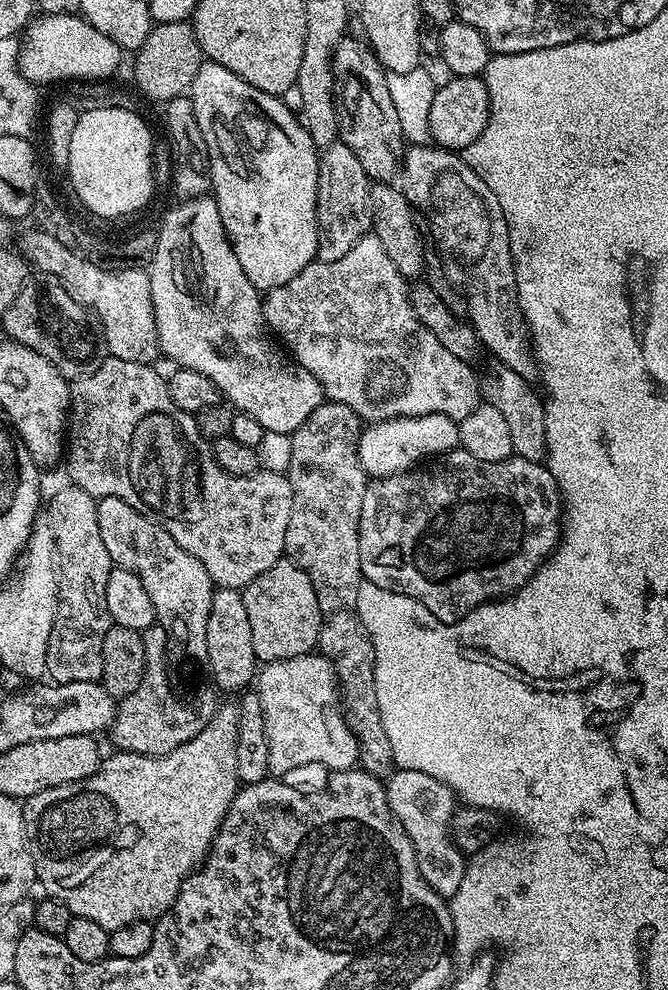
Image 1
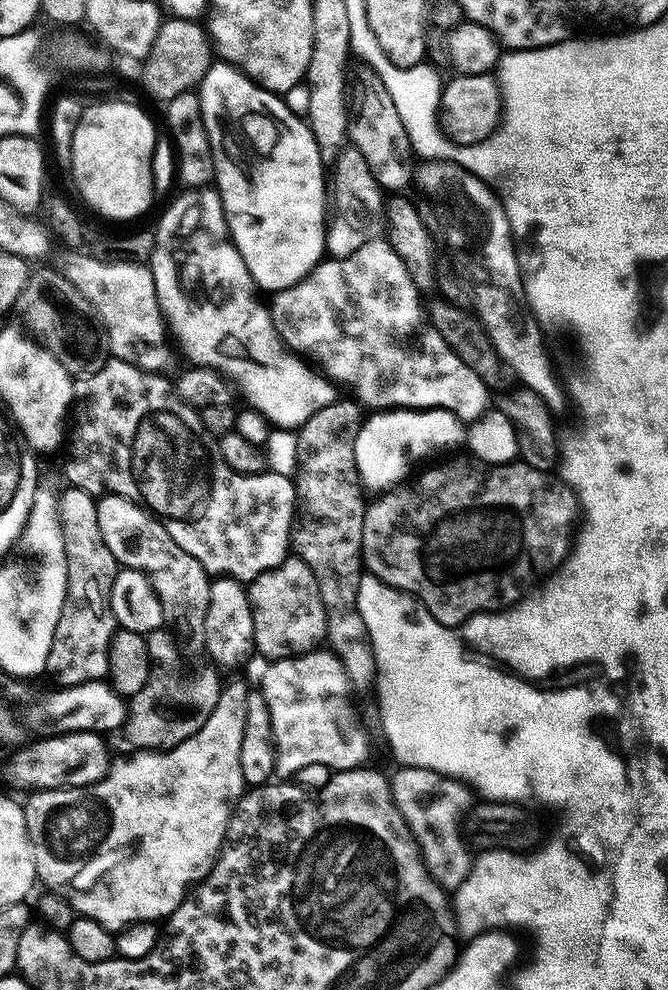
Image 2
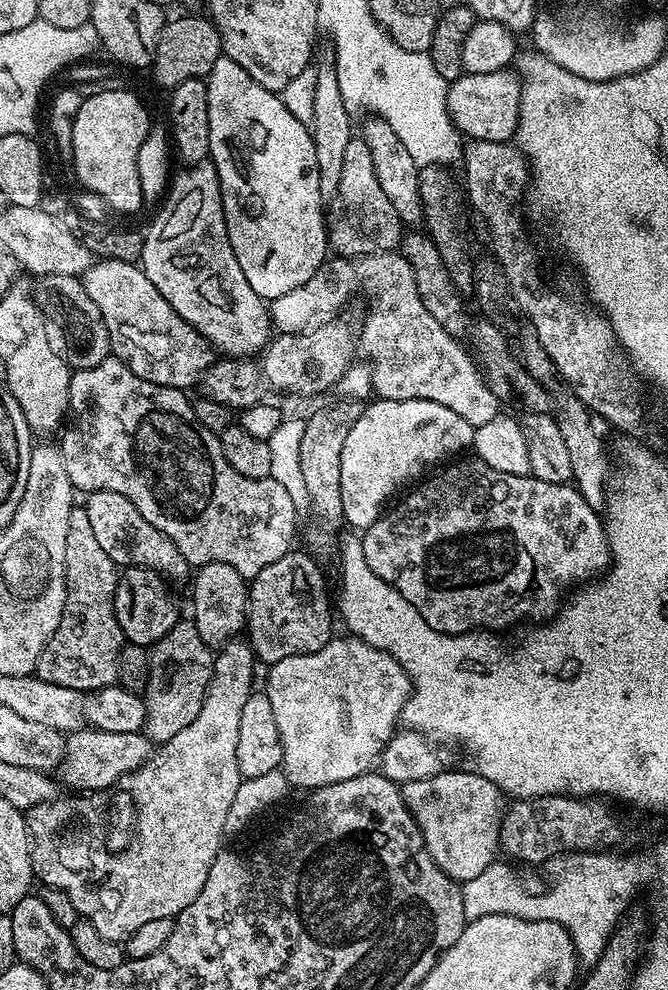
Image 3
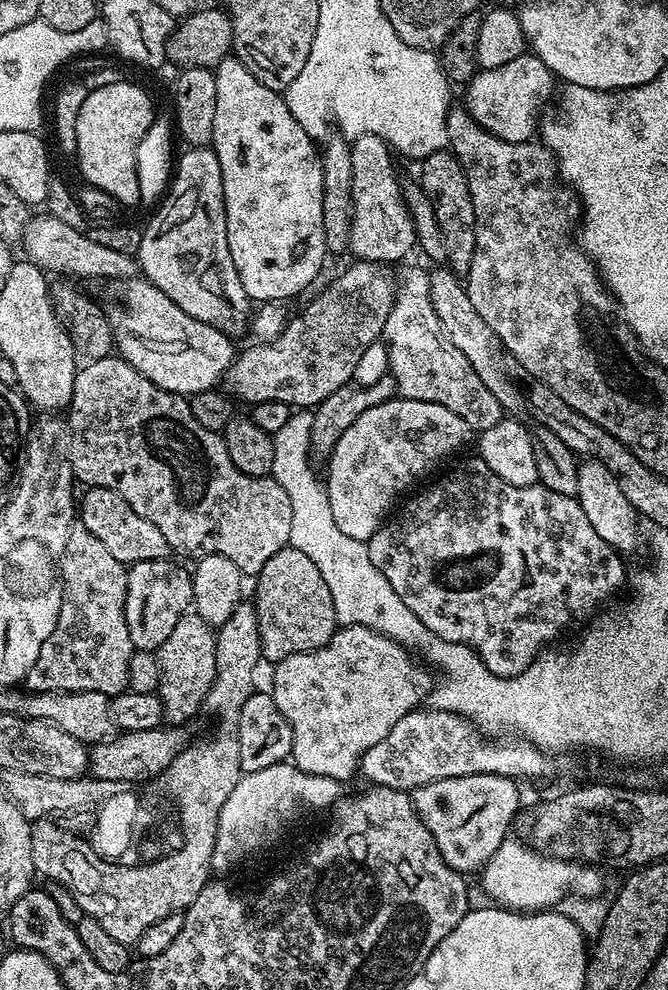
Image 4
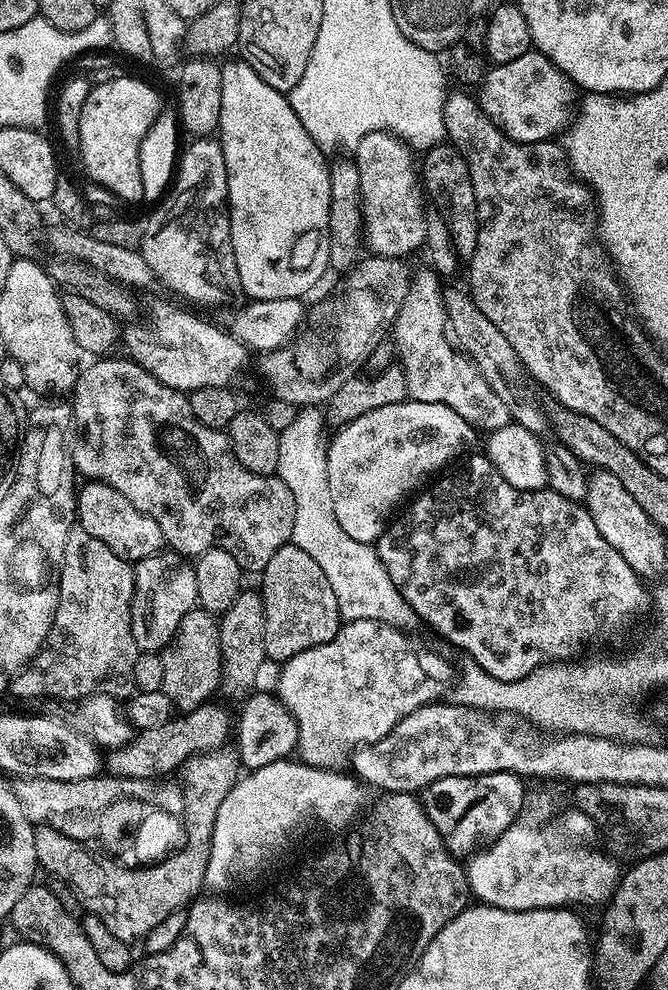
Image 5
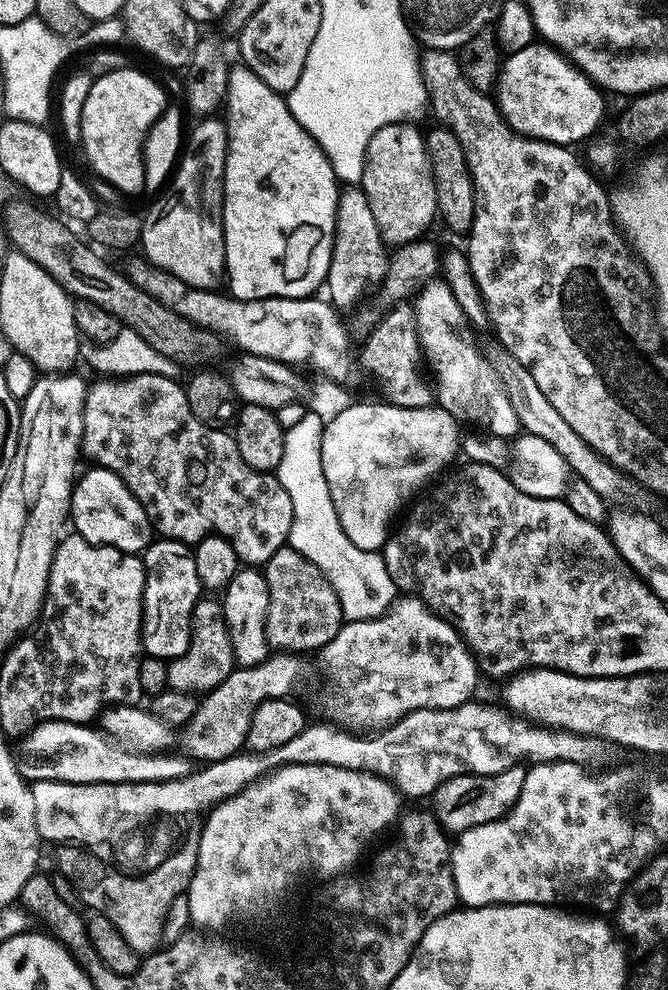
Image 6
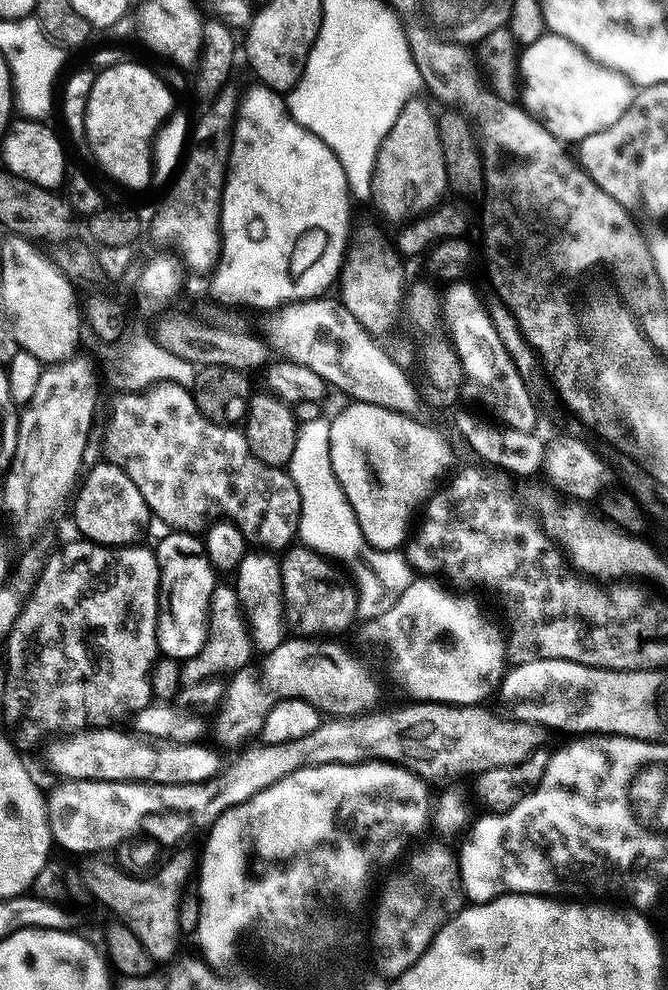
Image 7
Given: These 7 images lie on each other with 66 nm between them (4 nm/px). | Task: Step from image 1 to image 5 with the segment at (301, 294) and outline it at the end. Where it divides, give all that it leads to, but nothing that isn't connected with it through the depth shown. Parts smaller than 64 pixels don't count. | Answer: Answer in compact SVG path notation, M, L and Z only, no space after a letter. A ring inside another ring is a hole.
M427 266L421 269L413 275L409 293L394 323L396 348L400 351L398 364L408 380L409 397L418 402L450 406L458 418L467 422L469 429L481 428L484 434L506 426L510 417L502 398L490 390L476 365L450 339L444 296L440 292L441 277Z

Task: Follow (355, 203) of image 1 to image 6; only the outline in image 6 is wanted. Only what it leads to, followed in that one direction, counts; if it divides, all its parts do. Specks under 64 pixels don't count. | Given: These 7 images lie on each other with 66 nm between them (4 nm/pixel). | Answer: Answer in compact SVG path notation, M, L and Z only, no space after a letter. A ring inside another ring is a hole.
M408 122L386 124L376 132L375 139L368 144L362 187L366 198L372 201L370 211L387 247L397 248L425 235L424 230L437 215L437 191L434 190L426 140L415 125Z

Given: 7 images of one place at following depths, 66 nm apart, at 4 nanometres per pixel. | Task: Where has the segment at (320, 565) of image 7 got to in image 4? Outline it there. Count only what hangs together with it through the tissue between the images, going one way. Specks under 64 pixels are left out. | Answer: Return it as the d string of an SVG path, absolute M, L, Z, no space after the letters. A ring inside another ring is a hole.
M291 546L278 550L278 554L262 566L254 583L260 655L267 663L269 660L269 665L275 666L294 654L306 654L328 645L338 627L334 598L330 598L330 590L318 566L314 566L302 550Z

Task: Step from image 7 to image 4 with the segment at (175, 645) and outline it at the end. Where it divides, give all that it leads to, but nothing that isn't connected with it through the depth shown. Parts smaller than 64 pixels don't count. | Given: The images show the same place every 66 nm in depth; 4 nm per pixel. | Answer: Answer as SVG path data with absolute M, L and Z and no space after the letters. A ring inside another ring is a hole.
M172 558L143 560L134 566L128 581L126 598L126 626L130 630L133 649L155 652L170 638L178 618L189 611L192 603L192 577L189 569L179 568Z

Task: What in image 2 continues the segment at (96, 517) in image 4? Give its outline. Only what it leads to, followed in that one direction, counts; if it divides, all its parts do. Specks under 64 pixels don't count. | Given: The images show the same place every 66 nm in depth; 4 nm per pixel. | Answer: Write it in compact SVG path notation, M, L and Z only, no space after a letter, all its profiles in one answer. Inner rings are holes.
M104 494L96 500L96 510L98 516L98 530L102 532L102 542L106 542L106 547L110 549L110 554L114 554L117 565L125 568L133 568L144 573L152 583L152 588L156 592L156 602L159 611L164 611L164 616L168 620L173 620L182 631L188 636L199 637L204 631L204 615L206 614L206 602L208 601L208 585L210 574L166 530L157 522L152 513L145 508L135 504L133 500L127 500L121 496Z

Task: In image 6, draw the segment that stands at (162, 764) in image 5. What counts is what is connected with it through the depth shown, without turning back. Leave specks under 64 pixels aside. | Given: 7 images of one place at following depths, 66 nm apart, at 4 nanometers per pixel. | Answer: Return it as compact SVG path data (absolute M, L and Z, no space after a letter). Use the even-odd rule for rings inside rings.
M272 654L253 668L237 667L222 683L197 703L194 718L179 729L179 751L196 762L224 760L235 756L247 745L250 718L254 710L267 700L282 700L296 684L300 676L300 664L295 655Z

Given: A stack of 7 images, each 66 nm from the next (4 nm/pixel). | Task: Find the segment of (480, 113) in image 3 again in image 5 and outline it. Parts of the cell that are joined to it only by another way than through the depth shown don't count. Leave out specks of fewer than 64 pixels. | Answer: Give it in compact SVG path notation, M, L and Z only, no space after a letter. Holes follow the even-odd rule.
M531 50L513 61L489 67L479 85L478 99L481 110L510 139L536 144L540 140L551 141L569 127L578 100L578 89L541 52Z

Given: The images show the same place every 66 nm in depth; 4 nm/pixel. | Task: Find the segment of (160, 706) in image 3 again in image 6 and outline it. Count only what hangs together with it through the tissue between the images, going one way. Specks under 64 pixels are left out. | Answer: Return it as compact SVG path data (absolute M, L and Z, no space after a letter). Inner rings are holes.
M201 598L196 603L192 611L192 640L188 644L186 654L167 661L167 665L168 688L174 692L191 694L213 692L234 671L228 627L224 621L224 610L219 599Z

